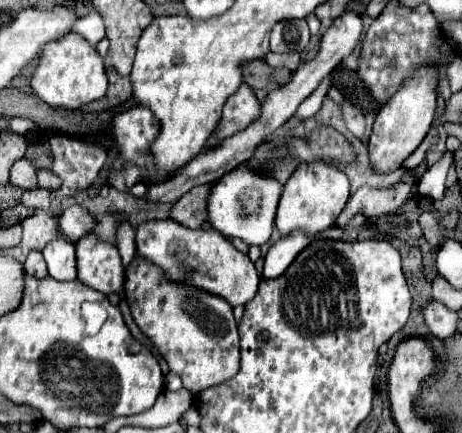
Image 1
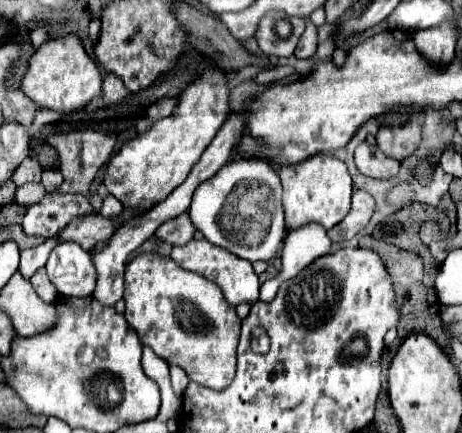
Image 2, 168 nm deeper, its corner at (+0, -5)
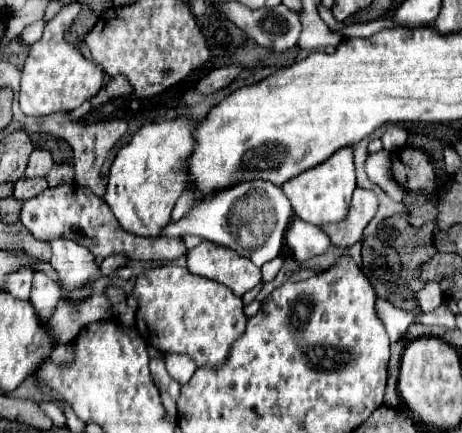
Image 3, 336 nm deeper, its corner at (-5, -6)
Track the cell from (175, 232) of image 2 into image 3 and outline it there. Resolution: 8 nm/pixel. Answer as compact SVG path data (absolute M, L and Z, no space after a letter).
M58 185L46 189L40 195L28 199L20 211L20 221L24 227L42 241L56 237L72 239L82 247L88 247L96 257L108 257L114 253L126 253L130 259L176 259L186 255L186 243L182 237L136 237L120 227L104 199L96 197L88 187L82 185Z

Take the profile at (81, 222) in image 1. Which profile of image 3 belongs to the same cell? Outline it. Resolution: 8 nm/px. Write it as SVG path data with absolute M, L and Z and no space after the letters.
M22 267L8 277L2 291L8 291L18 299L28 299L30 297L30 287L32 287L32 277L34 277L34 269Z

